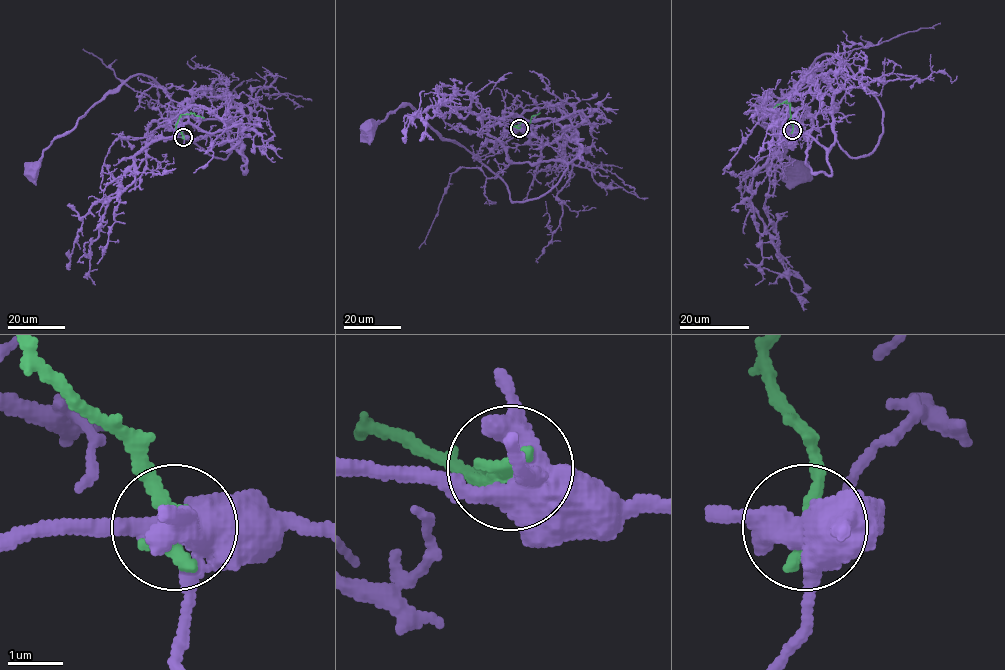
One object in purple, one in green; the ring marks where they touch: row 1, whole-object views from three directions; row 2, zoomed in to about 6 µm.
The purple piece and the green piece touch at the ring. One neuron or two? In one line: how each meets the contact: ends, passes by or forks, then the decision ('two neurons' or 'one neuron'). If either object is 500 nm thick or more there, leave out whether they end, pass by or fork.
two neurons

